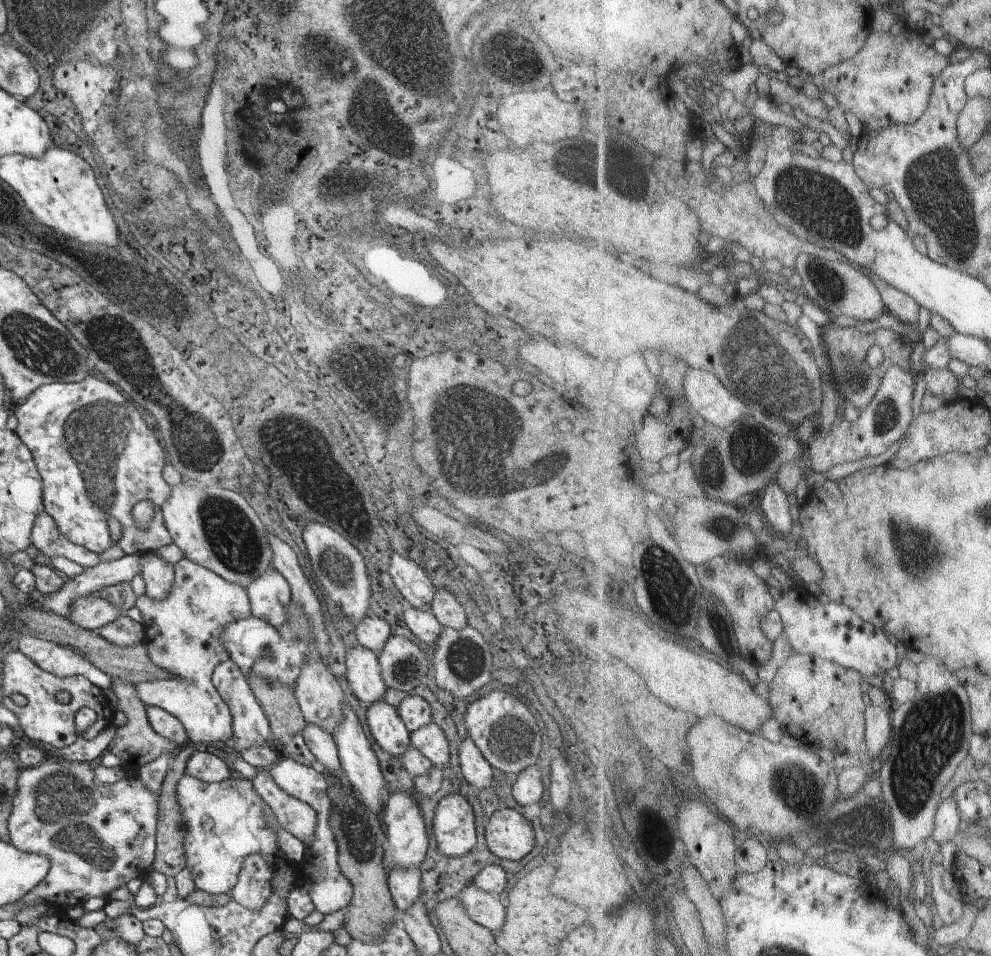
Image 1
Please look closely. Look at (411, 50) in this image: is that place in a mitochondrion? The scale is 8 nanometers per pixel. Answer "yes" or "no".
yes

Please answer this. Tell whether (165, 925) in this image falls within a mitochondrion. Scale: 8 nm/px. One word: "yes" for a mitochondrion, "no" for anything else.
no

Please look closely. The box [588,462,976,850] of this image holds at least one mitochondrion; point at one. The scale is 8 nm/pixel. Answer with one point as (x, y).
(932, 733)

